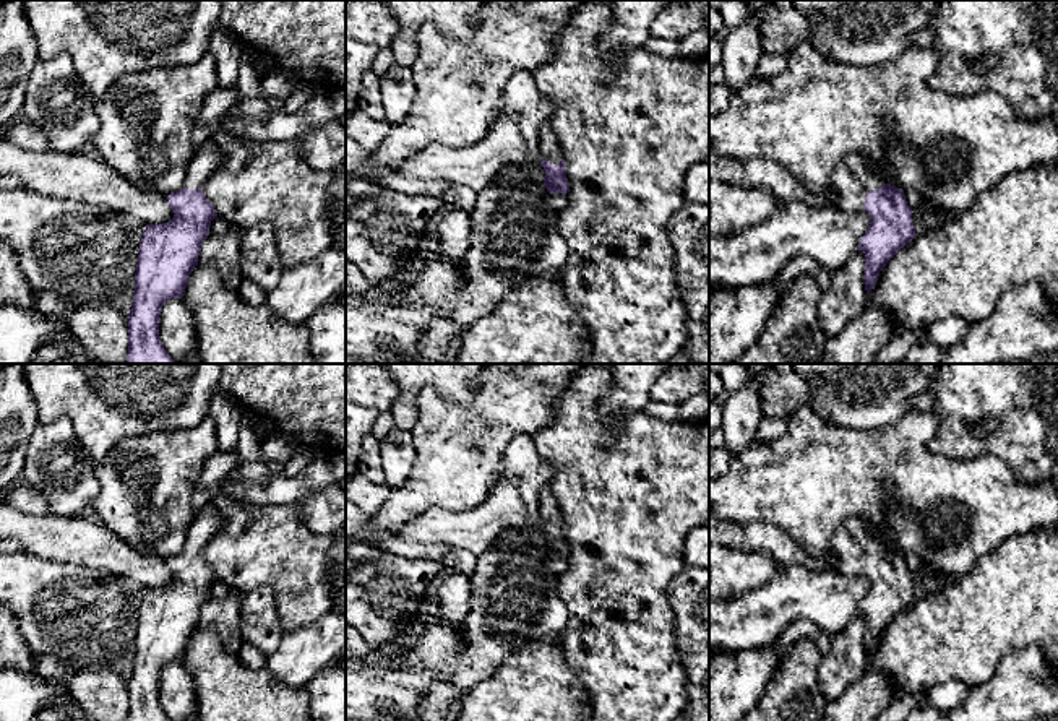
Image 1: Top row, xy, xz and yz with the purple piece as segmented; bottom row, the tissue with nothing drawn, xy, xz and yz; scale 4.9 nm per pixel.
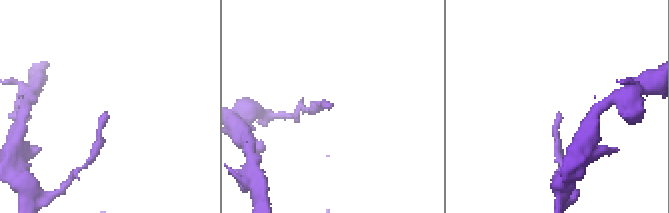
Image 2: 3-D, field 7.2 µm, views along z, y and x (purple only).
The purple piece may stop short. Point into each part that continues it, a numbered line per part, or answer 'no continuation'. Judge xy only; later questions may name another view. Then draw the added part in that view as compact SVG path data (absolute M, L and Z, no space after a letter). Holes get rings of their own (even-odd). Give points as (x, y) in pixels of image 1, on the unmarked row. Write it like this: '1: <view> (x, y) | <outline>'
1: xy (206, 522) | M211 503L204 505L198 513L193 515L188 526L187 541L183 552L195 554L201 552L206 542L222 525L222 516Z

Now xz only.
1: xz (549, 509) | M545 486L539 495L539 513L542 521L545 521L550 528L558 528L563 523L563 515L558 505L555 494L550 486Z

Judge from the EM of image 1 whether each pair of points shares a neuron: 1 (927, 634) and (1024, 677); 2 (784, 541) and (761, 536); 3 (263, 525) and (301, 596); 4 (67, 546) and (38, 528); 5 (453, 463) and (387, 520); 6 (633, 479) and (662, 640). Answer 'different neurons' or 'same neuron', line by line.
1: different neurons
2: same neuron
3: same neuron
4: same neuron
5: same neuron
6: same neuron

